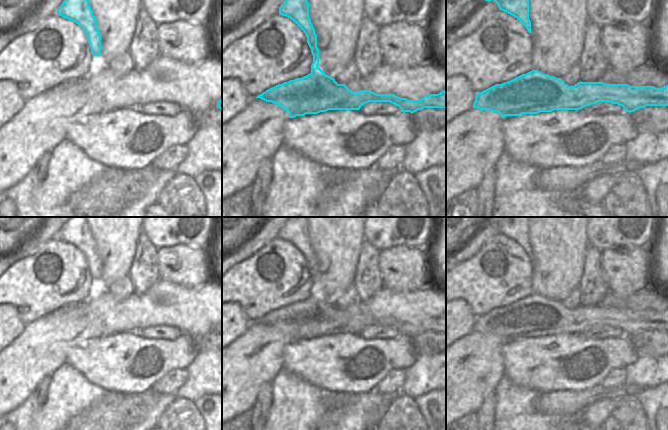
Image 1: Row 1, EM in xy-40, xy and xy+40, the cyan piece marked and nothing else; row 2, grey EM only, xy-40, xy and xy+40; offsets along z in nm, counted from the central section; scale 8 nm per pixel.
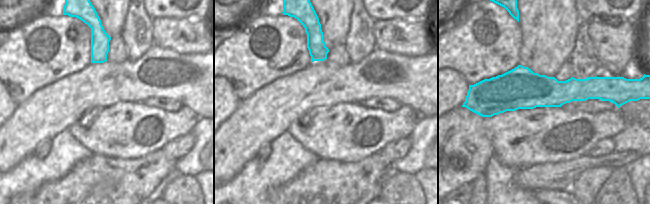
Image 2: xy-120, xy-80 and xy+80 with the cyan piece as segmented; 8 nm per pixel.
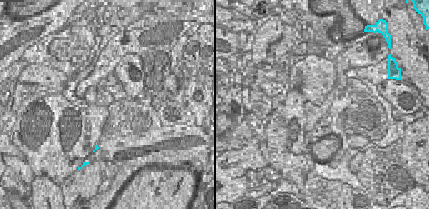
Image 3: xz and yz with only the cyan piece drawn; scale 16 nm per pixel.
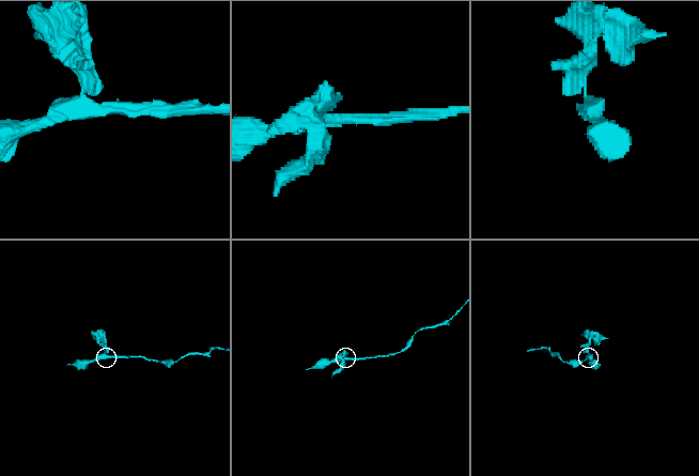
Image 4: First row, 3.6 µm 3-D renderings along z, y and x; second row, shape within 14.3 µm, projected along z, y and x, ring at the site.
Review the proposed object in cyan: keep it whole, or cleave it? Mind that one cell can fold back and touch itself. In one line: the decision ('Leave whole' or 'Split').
Split

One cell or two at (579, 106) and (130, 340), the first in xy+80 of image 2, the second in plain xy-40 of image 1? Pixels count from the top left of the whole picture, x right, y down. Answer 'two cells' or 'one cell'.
two cells

